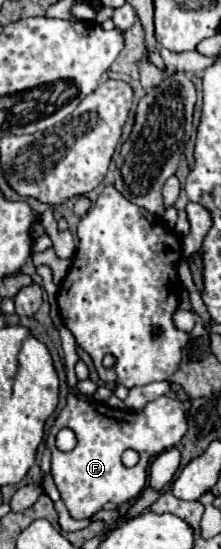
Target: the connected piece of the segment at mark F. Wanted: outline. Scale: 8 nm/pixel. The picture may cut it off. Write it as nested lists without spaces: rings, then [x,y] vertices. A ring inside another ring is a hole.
[[[68,393],[66,407],[58,413],[54,425],[48,431],[46,445],[52,451],[50,473],[66,503],[72,519],[86,519],[98,513],[106,503],[122,505],[140,497],[146,487],[146,471],[150,461],[180,443],[186,435],[186,417],[182,403],[174,395],[162,395],[150,401],[140,413],[112,409],[100,401],[84,401]],[[62,427],[70,427],[76,433],[76,447],[70,453],[62,453],[56,445],[56,433]],[[126,449],[138,451],[140,459],[134,467],[122,465],[122,453]]]

